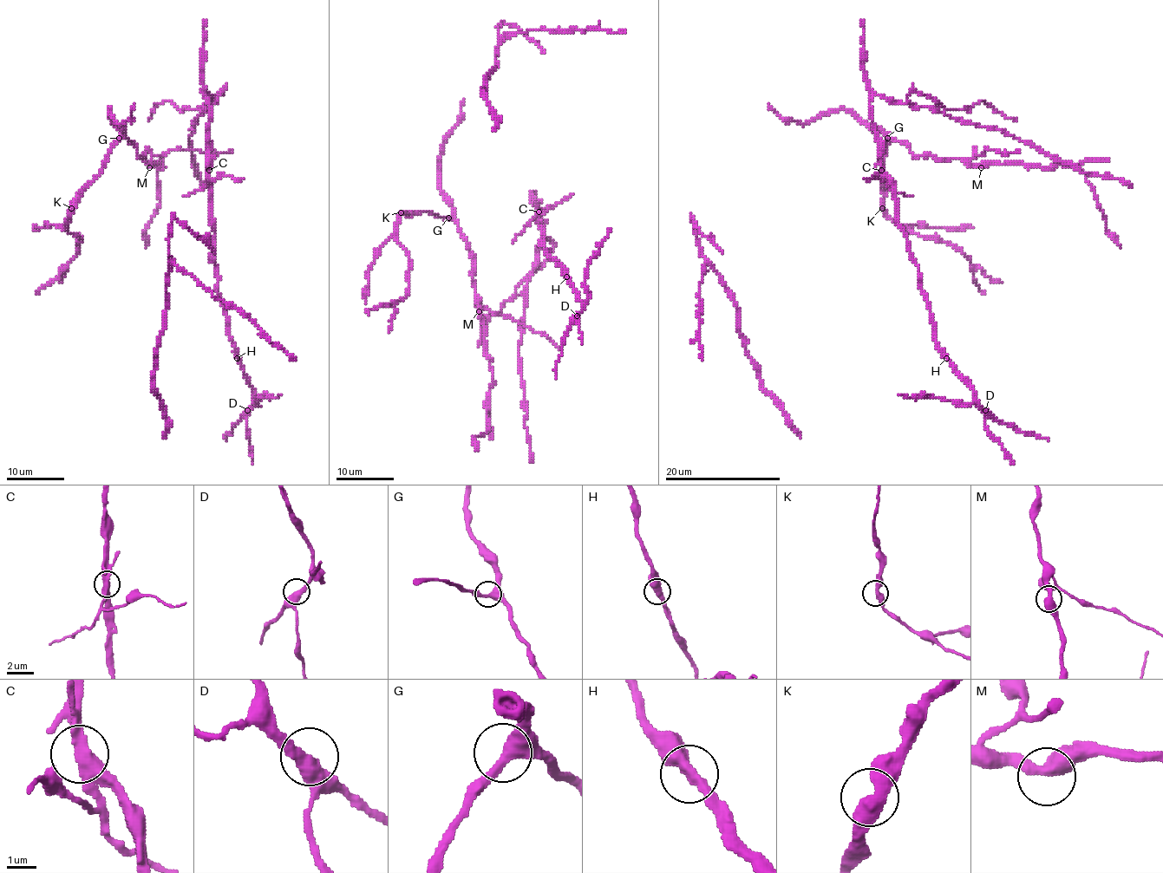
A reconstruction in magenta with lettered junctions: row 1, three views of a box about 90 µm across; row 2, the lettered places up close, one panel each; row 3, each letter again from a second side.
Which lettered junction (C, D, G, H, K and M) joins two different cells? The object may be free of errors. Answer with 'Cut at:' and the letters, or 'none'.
Cut at: C

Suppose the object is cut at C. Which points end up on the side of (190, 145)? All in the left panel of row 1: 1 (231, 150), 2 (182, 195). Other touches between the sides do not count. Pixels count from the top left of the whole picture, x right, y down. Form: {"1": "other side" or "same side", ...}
{"1": "same side", "2": "other side"}

